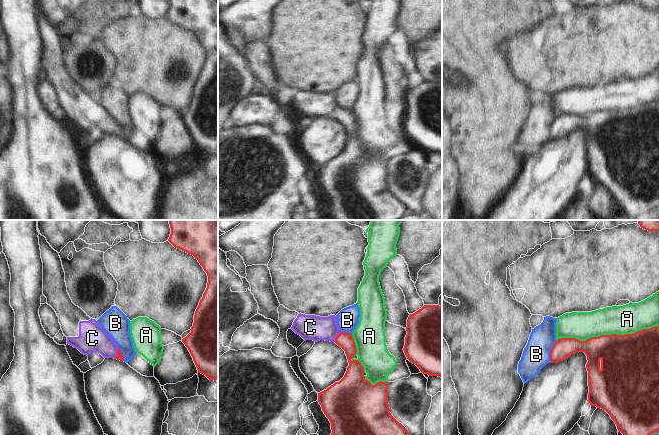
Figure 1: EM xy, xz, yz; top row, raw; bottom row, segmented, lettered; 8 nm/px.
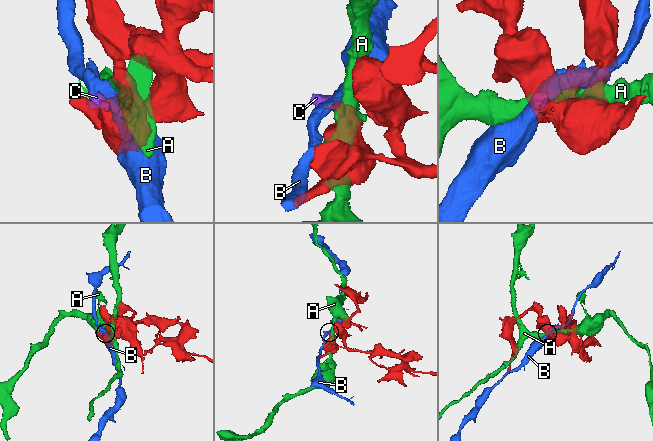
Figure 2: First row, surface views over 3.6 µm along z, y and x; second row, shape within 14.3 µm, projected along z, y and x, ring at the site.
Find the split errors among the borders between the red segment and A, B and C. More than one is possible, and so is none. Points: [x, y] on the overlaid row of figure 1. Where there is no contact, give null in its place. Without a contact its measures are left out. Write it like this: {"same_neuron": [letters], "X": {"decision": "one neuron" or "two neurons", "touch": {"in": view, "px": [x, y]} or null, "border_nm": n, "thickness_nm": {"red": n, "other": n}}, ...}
{"same_neuron": ["C"], "A": {"decision": "two neurons", "touch": {"in": "yz", "px": [607, 335]}, "border_nm": 850, "thickness_nm": {"red": 400, "other": 240}}, "B": {"decision": "two neurons", "touch": {"in": "yz", "px": [550, 351]}, "border_nm": 190, "thickness_nm": {"red": 170, "other": 220}}, "C": {"decision": "one neuron", "touch": {"in": "xy", "px": [117, 353]}, "border_nm": 90, "thickness_nm": {"red": 60, "other": 220}}}

